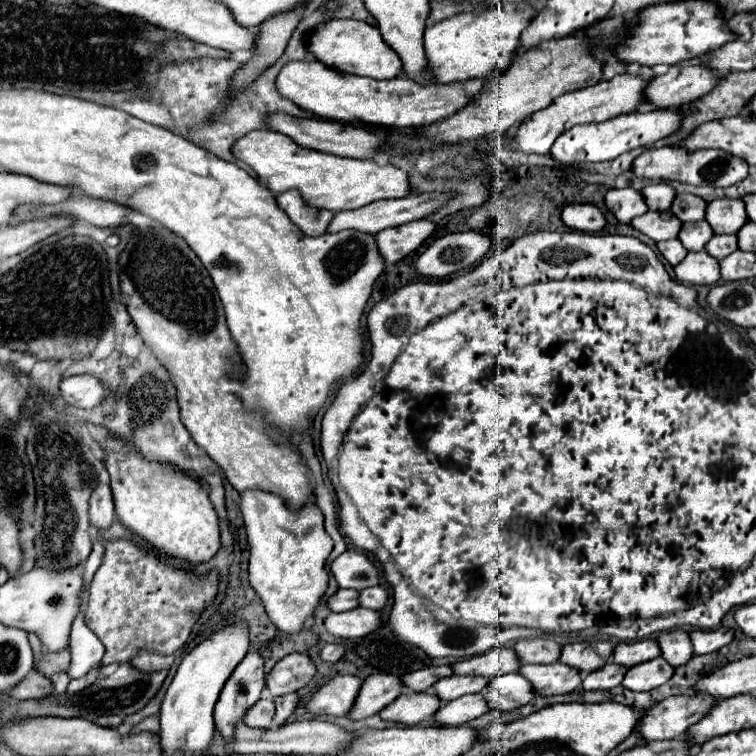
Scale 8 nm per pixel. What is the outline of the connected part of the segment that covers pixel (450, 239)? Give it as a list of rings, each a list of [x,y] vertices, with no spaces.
[[[478,231],[450,233],[436,239],[418,259],[416,269],[422,275],[446,277],[478,263],[492,247],[490,235]]]

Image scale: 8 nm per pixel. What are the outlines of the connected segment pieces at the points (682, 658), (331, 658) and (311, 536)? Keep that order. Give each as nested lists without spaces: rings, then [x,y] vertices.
[[[676,629],[676,631],[664,631],[658,635],[658,643],[662,649],[662,657],[672,665],[680,667],[692,659],[692,641],[688,639],[688,631]]]
[[[328,643],[328,645],[322,647],[320,657],[322,657],[324,661],[328,661],[328,663],[336,663],[336,661],[342,659],[344,651],[346,651],[346,647],[344,647],[342,643]]]
[[[244,491],[240,509],[244,515],[248,543],[250,543],[250,585],[256,591],[256,595],[262,599],[264,609],[272,619],[274,627],[282,633],[298,633],[302,631],[306,619],[314,617],[320,599],[328,591],[328,571],[324,567],[328,555],[332,553],[334,543],[324,529],[322,513],[316,507],[316,503],[308,503],[304,511],[292,513],[278,495],[266,491]]]

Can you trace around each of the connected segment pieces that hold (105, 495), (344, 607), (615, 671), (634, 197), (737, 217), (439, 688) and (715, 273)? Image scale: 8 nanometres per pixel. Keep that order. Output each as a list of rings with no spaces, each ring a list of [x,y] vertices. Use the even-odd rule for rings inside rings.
[[[98,483],[90,497],[90,523],[94,529],[104,529],[114,521],[114,499],[108,483]]]
[[[340,589],[338,593],[334,593],[330,599],[328,599],[328,607],[336,613],[342,613],[342,611],[352,611],[356,609],[360,603],[358,603],[358,591],[354,589]]]
[[[608,663],[604,665],[600,671],[592,671],[584,677],[584,683],[582,687],[586,691],[598,691],[598,689],[612,689],[612,687],[618,687],[622,681],[624,681],[624,675],[626,675],[628,667],[620,667],[618,663]]]
[[[632,187],[608,189],[606,191],[606,205],[618,217],[620,223],[630,223],[634,217],[644,215],[648,211],[648,205],[646,205],[642,193]]]
[[[714,199],[708,203],[706,221],[714,233],[736,233],[748,221],[742,199]]]
[[[452,675],[452,677],[446,677],[446,679],[440,679],[432,691],[444,701],[452,701],[452,699],[458,699],[462,695],[468,695],[468,693],[480,693],[486,689],[486,683],[490,679],[484,679],[484,677],[478,677],[478,675]]]
[[[706,251],[688,253],[686,259],[674,267],[676,279],[688,285],[716,285],[720,283],[720,263]]]

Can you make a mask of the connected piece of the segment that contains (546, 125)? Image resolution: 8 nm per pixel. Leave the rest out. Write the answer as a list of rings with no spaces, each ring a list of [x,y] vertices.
[[[642,67],[640,75],[622,73],[610,81],[600,81],[594,87],[584,87],[580,91],[560,95],[560,99],[554,99],[546,109],[536,111],[530,119],[526,119],[520,125],[518,135],[510,147],[514,151],[524,151],[524,153],[548,153],[550,147],[554,145],[554,141],[564,131],[568,131],[570,127],[574,127],[578,123],[600,123],[604,119],[612,119],[622,113],[638,111],[638,107],[648,103],[648,99],[644,99],[644,83],[648,83],[648,79],[652,79],[652,75],[654,75],[654,71],[650,67]]]

